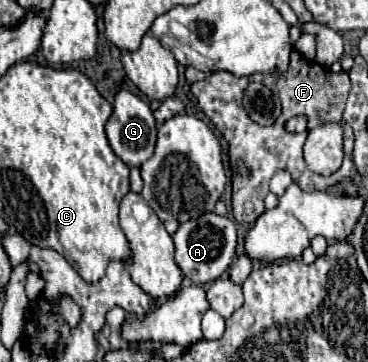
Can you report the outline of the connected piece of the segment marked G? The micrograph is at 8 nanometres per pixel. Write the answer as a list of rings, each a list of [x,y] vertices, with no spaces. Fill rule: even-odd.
[[[120,91],[114,97],[112,115],[106,123],[106,135],[114,153],[128,167],[140,167],[146,159],[150,159],[150,155],[154,153],[154,143],[156,143],[156,121],[154,121],[150,105],[130,91]]]

